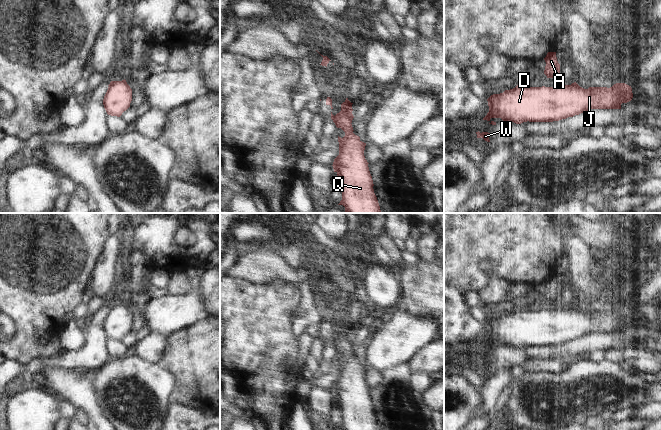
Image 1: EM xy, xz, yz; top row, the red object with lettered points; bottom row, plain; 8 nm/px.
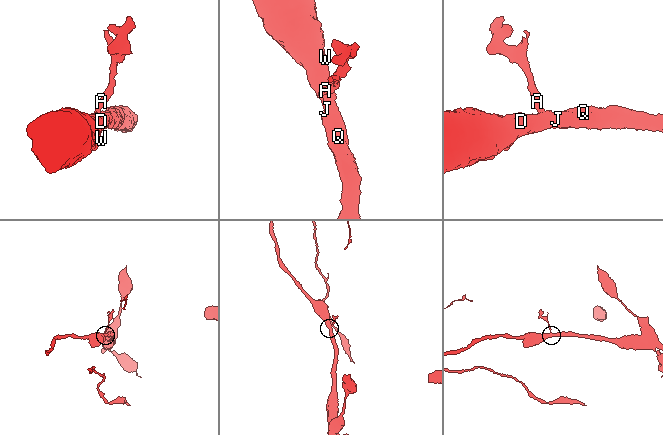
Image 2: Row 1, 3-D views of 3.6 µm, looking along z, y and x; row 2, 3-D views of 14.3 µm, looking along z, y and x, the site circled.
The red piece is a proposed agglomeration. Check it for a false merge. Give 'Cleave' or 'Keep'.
Cleave.

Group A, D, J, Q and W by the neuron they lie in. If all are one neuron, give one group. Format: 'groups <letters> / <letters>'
groups A / D J Q W

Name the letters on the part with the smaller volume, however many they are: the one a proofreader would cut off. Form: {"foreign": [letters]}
{"foreign": ["A"]}

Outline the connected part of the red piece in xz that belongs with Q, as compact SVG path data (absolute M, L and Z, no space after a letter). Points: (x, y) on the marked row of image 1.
M346 98L341 104L341 111L334 116L336 127L345 132L343 138L338 136L339 155L332 165L342 192L342 200L338 205L343 205L346 213L381 213L369 163L364 156L366 143L353 133L352 104Z

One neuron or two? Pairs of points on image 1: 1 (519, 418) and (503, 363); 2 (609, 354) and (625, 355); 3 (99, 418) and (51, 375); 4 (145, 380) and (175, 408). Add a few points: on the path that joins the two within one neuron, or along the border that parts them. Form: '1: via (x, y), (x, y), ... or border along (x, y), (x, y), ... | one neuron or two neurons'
1: border along (513, 377), (505, 390) | two neurons
2: border along (619, 352), (620, 358) | two neurons
3: via (88, 406), (63, 382) | one neuron
4: border along (170, 404), (162, 419) | two neurons

